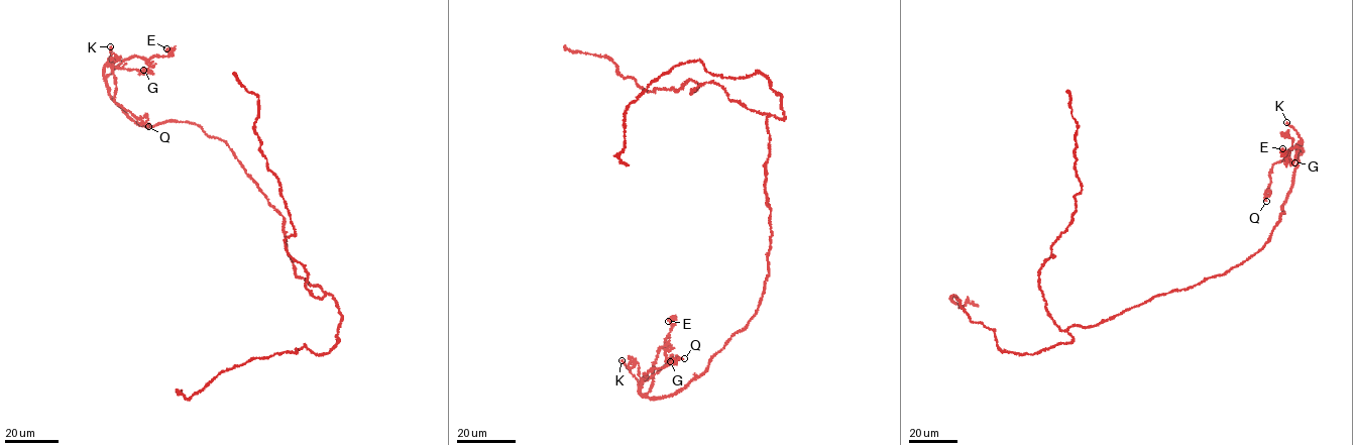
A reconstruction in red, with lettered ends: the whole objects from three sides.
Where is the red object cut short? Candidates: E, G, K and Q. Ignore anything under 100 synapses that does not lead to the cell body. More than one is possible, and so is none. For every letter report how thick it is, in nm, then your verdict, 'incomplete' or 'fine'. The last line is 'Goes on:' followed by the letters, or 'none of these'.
E: 150 nm thick; fine
G: 240 nm thick; fine
K: 300 nm thick; incomplete
Q: 180 nm thick; fine
Goes on: K

